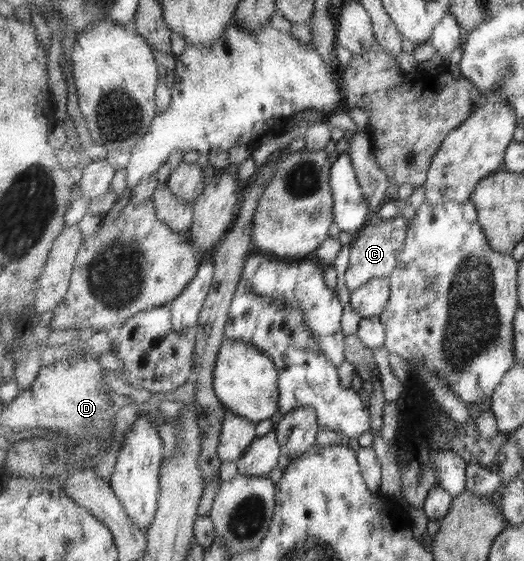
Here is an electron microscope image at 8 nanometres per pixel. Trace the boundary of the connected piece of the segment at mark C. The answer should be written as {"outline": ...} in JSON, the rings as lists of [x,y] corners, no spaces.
{"outline":[[[398,213],[393,218],[384,219],[375,214],[359,233],[361,237],[354,239],[348,252],[348,264],[344,271],[344,283],[351,294],[357,288],[373,278],[388,278],[399,265],[403,253],[410,220]]]}

